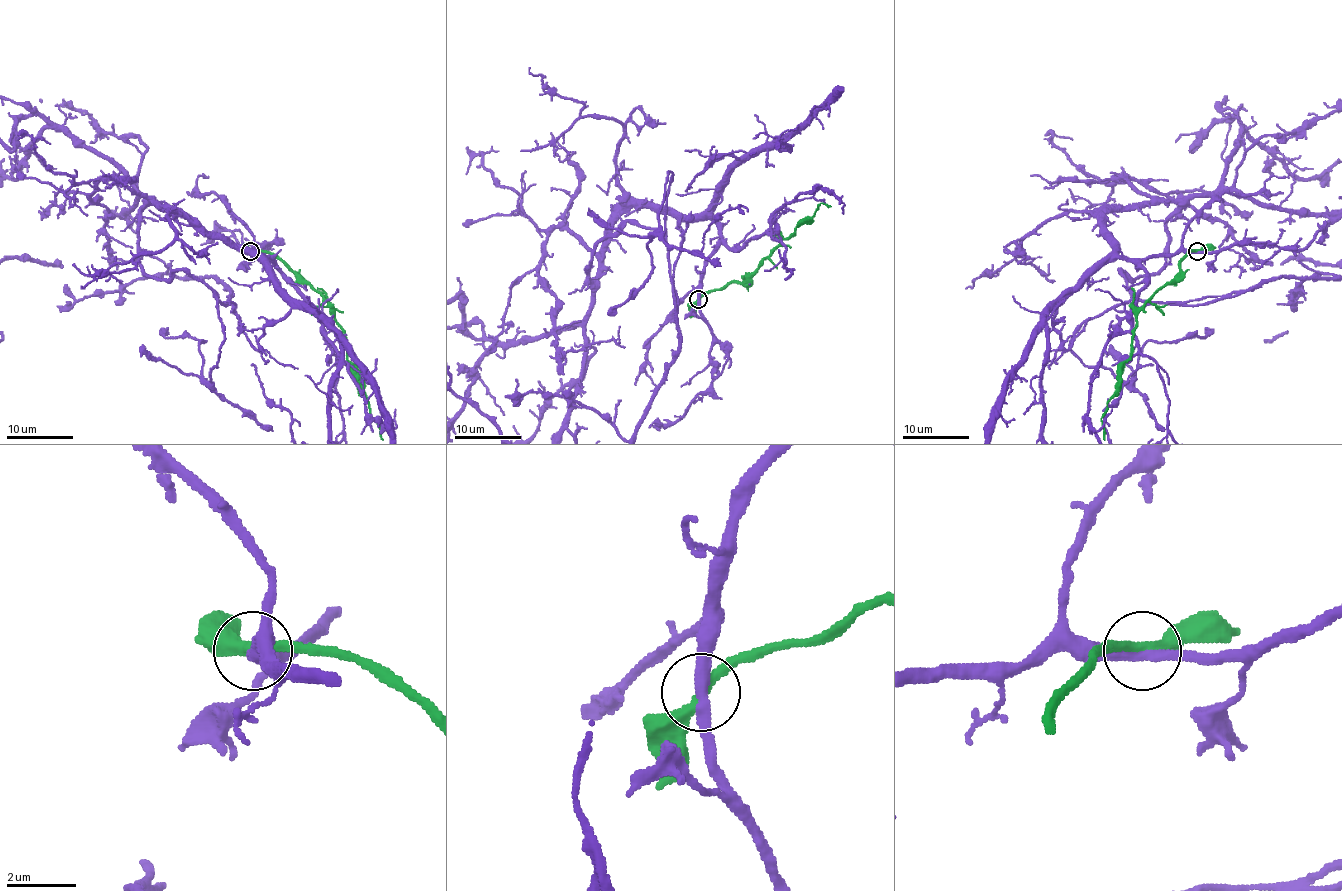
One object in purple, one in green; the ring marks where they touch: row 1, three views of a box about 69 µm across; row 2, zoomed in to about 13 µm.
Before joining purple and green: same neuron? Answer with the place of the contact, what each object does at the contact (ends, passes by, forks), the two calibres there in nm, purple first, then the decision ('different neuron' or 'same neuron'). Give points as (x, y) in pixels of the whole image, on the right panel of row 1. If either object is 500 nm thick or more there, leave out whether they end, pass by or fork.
(1197, 251) | purple passes by | green passes by | 320/320 nm | different neuron

